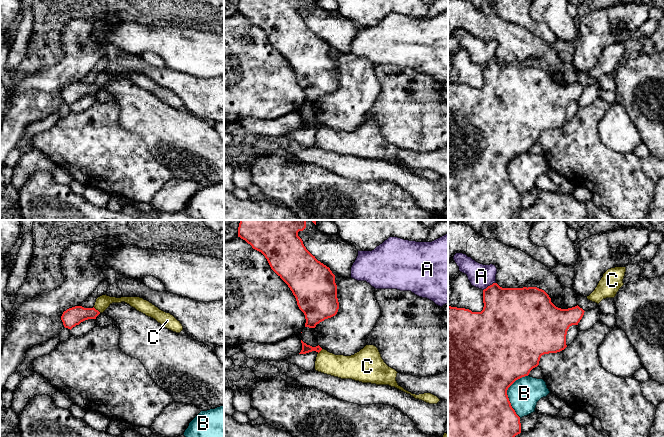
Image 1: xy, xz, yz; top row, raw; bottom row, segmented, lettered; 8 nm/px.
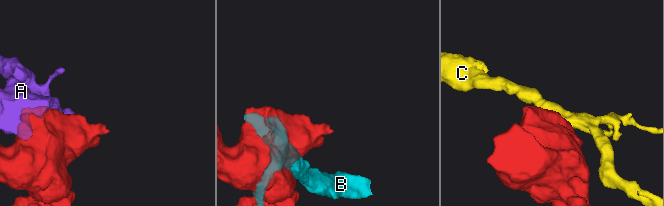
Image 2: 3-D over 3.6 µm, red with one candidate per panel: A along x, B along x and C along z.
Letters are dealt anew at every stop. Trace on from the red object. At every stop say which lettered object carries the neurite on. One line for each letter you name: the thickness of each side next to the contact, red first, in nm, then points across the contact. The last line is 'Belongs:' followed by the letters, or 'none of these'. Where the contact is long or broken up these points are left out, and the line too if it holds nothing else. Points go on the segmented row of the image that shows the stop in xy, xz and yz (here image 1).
Belongs: none of these

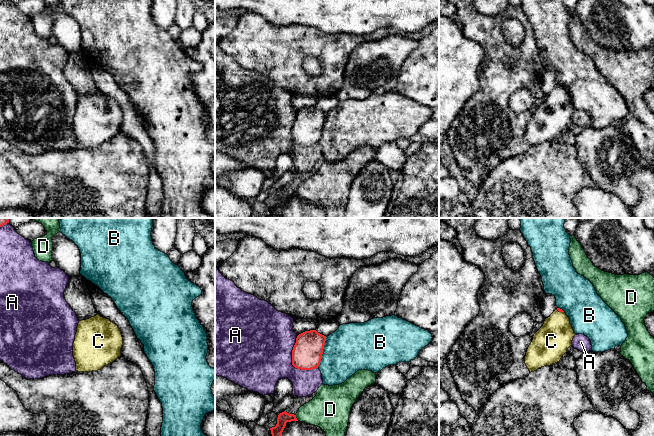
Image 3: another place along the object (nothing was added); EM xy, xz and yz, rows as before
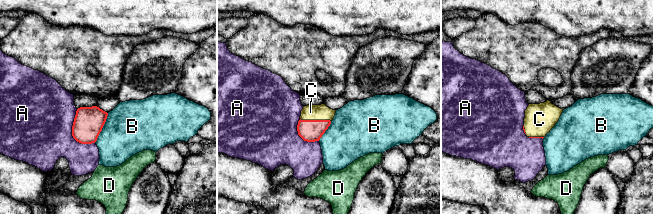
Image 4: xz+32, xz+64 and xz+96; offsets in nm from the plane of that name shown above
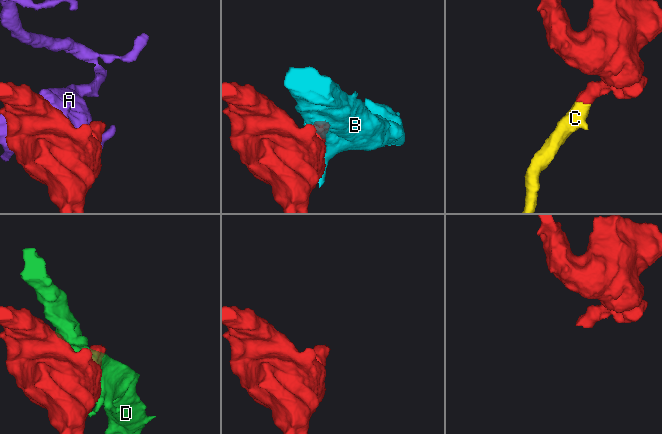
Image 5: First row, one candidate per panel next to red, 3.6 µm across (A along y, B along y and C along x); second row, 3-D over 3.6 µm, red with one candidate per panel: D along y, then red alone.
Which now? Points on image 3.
C: 30 nm thick on the red side, 280 nm on the other
Belongs: C

